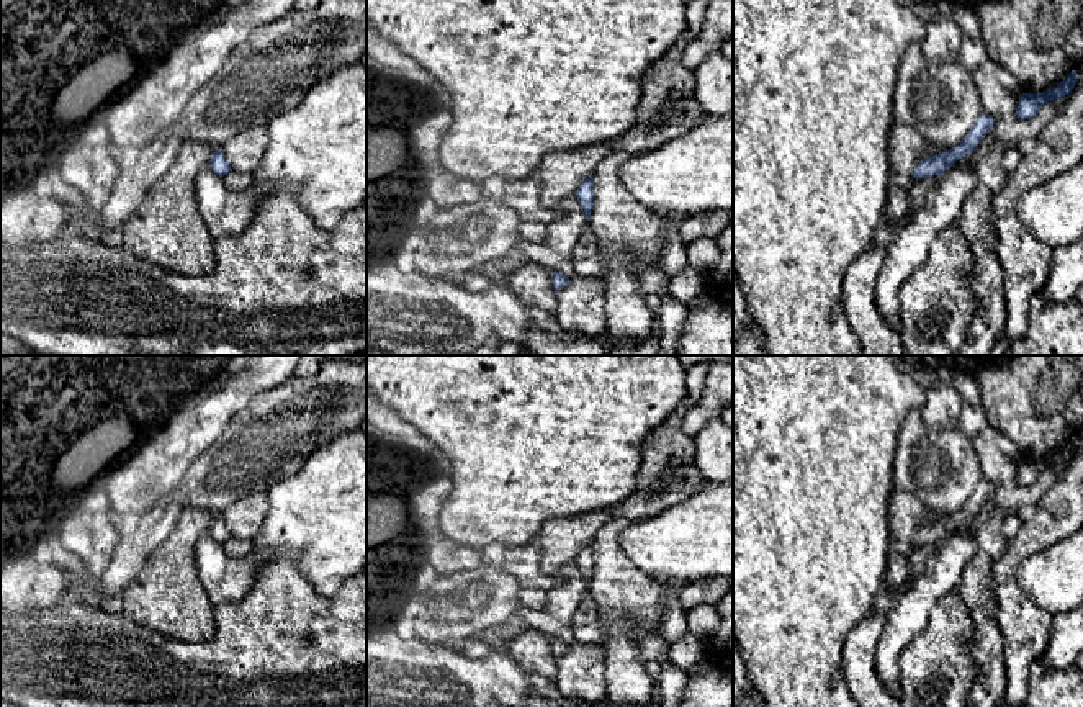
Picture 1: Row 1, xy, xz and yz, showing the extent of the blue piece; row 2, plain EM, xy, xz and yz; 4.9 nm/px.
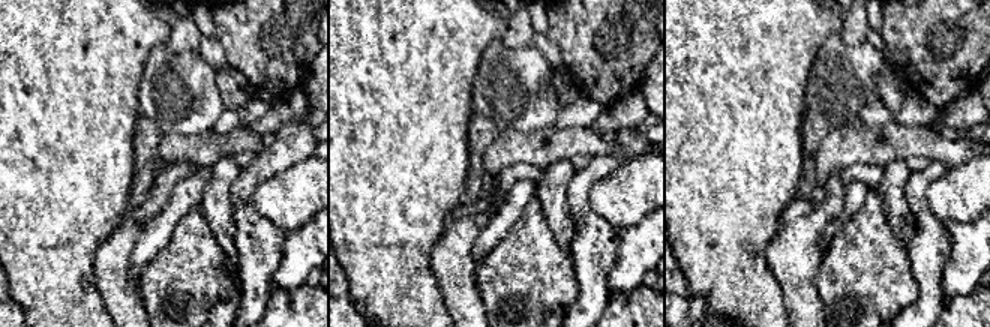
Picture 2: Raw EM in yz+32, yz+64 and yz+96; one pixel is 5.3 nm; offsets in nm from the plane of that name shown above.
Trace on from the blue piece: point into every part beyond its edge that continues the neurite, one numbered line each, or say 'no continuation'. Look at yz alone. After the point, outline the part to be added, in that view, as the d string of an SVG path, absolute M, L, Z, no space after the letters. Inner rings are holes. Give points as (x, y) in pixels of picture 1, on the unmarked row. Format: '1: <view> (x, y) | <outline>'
no continuation

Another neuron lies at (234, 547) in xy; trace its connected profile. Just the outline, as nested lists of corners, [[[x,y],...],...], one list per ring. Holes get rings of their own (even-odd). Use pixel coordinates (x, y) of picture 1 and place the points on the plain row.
[[[231,537],[222,543],[222,547],[229,556],[237,560],[245,558],[252,553],[252,540]]]

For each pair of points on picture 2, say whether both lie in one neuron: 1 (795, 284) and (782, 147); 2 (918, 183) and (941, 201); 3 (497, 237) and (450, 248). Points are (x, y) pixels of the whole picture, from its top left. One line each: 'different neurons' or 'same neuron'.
1: different neurons
2: different neurons
3: different neurons

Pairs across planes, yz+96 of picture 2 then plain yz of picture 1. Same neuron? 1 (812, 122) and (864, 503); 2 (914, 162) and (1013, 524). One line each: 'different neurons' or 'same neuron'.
1: different neurons
2: same neuron

